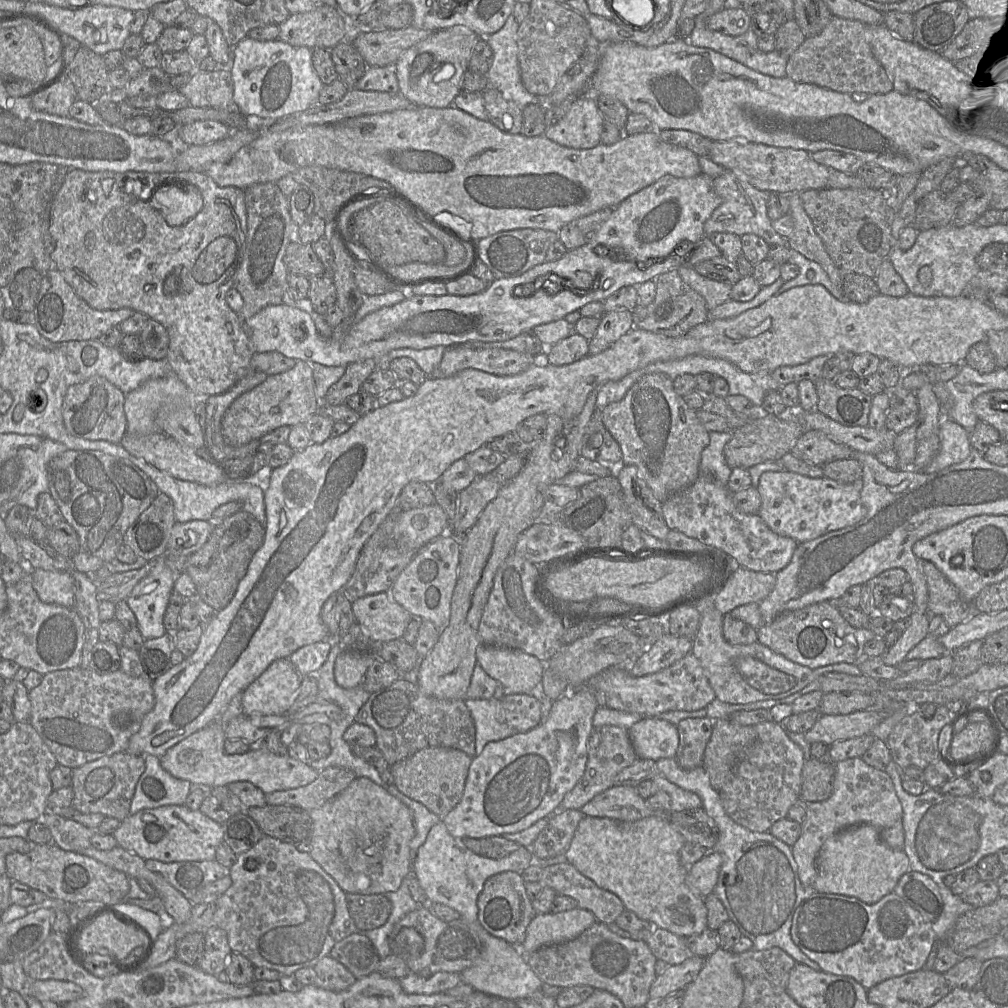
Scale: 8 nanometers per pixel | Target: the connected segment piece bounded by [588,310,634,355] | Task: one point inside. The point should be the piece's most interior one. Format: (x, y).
(613, 325)

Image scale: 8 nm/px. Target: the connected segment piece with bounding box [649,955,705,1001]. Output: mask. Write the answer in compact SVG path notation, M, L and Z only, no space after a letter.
M693 955L681 964L669 965L652 983L649 1001L659 1000L678 990L685 990L701 971L704 961L705 958Z

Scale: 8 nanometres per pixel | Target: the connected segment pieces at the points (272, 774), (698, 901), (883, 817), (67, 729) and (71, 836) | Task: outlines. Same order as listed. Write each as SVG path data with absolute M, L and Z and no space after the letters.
M238 693L212 723L169 748L160 757L162 768L178 779L189 781L193 786L209 789L227 786L232 782L248 781L265 794L306 786L317 778L319 772L307 762L293 759L287 754L273 754L256 745L244 754L227 754L224 750L226 725L242 713L242 693Z
M654 815L633 822L584 816L564 856L569 864L598 887L618 896L626 910L634 912L640 919L650 922L654 927L686 938L707 928L707 909L704 897L686 883L689 867L684 866L680 860L680 850L686 840L664 816Z
M861 757L850 758L834 764L833 792L823 801L808 804L807 818L802 832L792 848L802 884L812 889L817 876L816 858L823 843L835 833L856 824L876 827L881 838L892 848L904 849L903 807L894 783L885 770L868 765Z
M77 667L55 670L44 674L40 684L28 691L28 698L31 702L31 714L29 723L39 734L43 742L48 746L58 764L67 766L71 769L80 767L87 762L94 761L103 756L110 756L117 752L125 752L128 747L130 738L139 731L144 716L150 712L155 705L153 680L150 679L147 675L133 677L124 673L120 669L107 674L98 674L95 671L89 669L89 667L87 669Z
M46 812L38 819L47 826L53 837L53 843L66 851L78 852L92 847L91 838L95 830L70 819L58 816L53 812Z

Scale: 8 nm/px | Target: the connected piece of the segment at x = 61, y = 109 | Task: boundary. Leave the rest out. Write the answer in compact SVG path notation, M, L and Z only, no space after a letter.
M65 78L31 98L35 110L58 116L69 116L70 107L78 99L74 85Z

